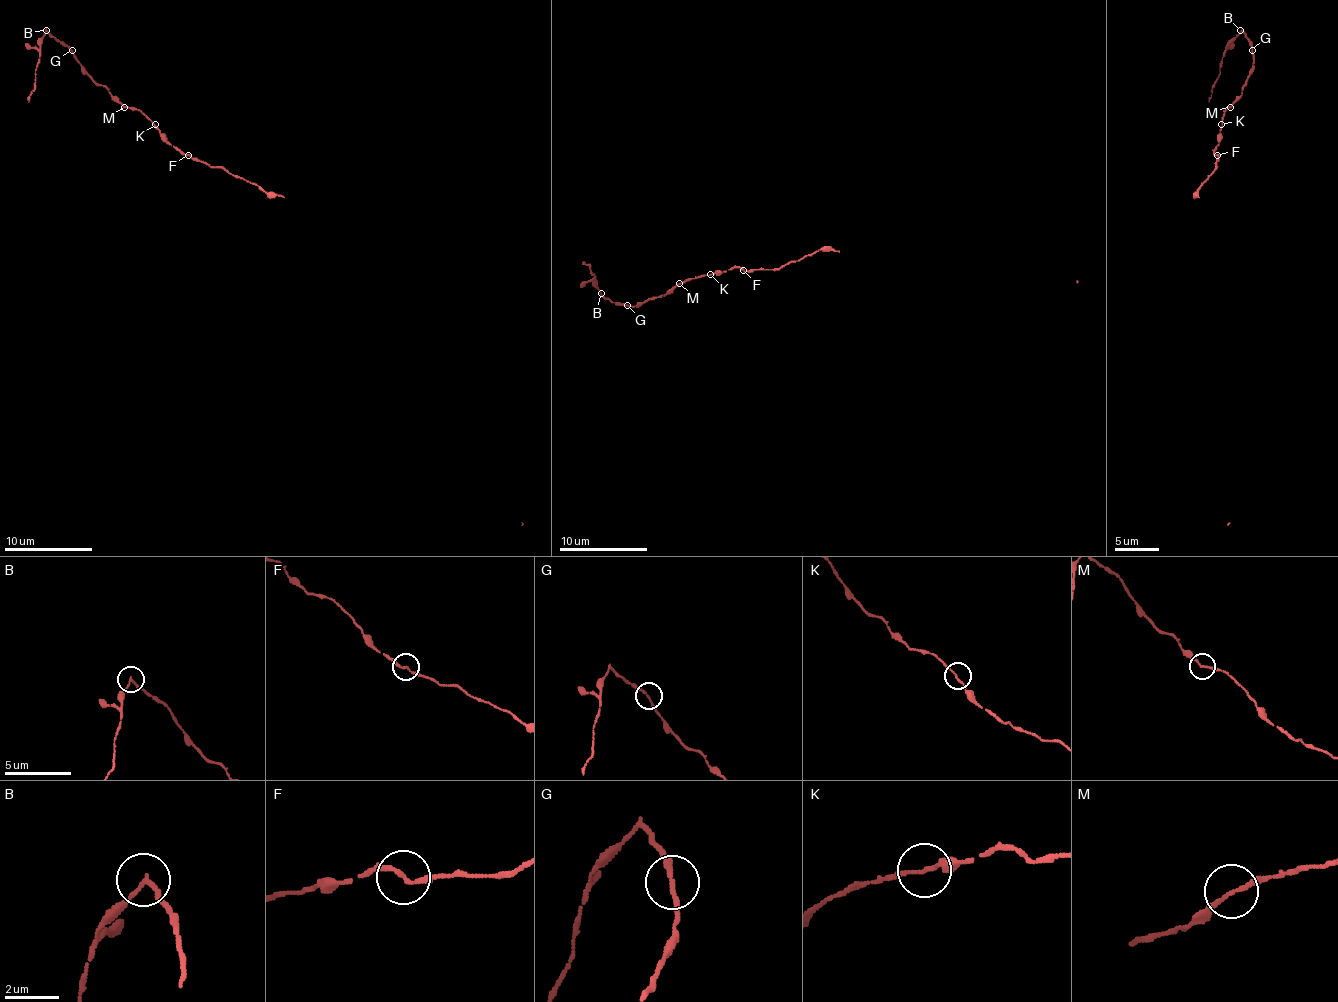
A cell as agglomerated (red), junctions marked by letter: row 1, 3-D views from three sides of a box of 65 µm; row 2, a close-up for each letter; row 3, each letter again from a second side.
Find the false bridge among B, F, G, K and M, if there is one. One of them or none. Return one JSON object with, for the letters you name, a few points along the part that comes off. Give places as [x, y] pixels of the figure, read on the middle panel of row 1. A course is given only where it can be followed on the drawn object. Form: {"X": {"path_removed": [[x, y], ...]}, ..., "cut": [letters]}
{"B": {"path_removed": [[600, 294], [596, 277], [583, 261]]}, "cut": ["B"]}

